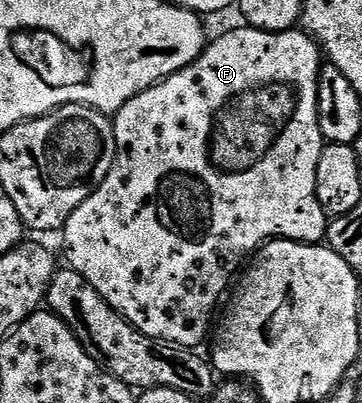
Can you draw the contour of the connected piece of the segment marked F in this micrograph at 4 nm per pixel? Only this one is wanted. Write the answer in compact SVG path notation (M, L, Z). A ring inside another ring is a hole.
M240 25L237 31L226 32L217 43L209 42L203 55L189 67L183 67L178 74L134 96L115 112L116 145L119 148L116 164L103 185L86 201L82 201L79 209L70 216L62 228L62 236L64 247L68 250L67 266L86 277L86 281L98 289L100 296L120 315L125 315L136 330L161 343L189 349L199 348L199 343L207 337L212 327L216 306L223 301L232 278L241 274L245 264L265 243L277 239L294 239L298 243L316 245L327 236L330 219L325 215L316 192L318 165L326 146L320 128L320 55L322 59L321 44L303 29L260 31L256 27Z

